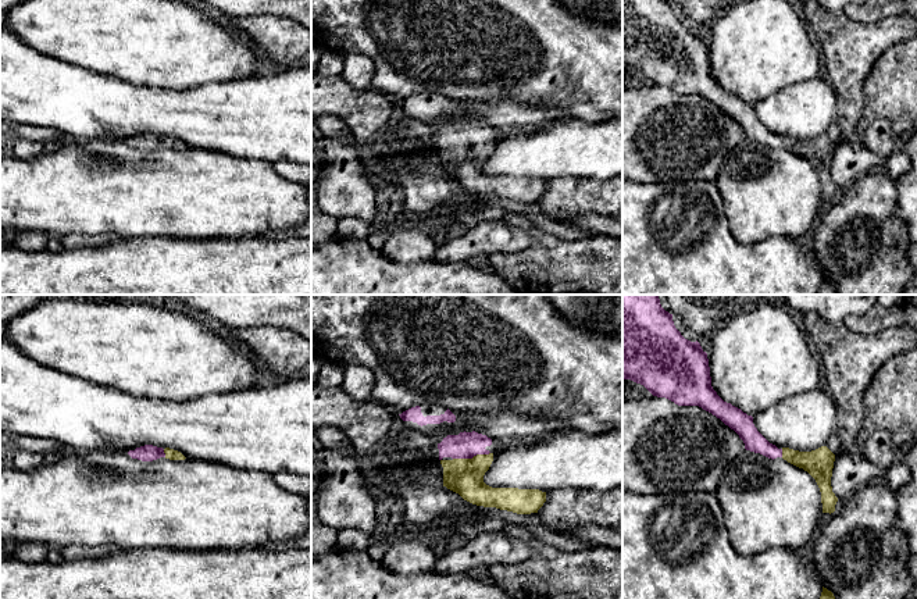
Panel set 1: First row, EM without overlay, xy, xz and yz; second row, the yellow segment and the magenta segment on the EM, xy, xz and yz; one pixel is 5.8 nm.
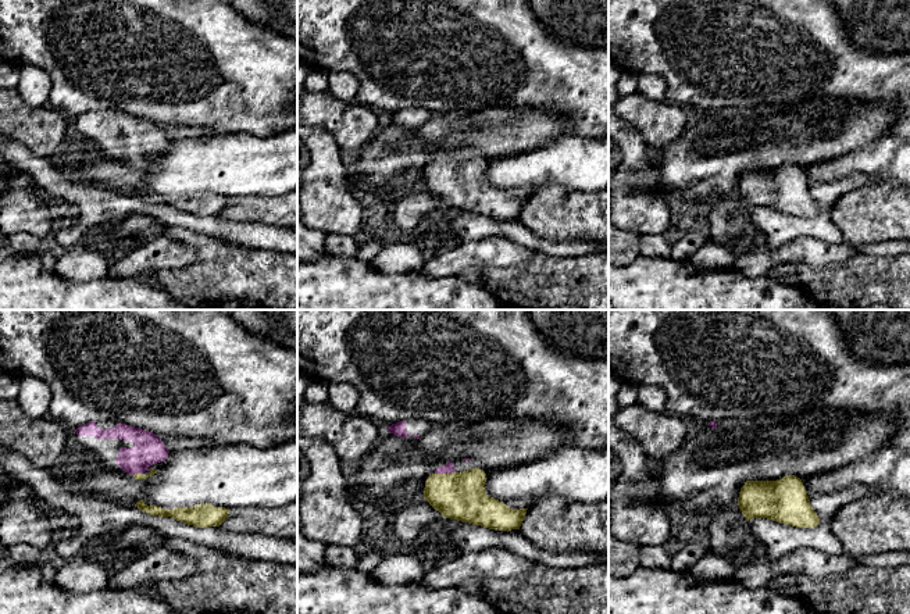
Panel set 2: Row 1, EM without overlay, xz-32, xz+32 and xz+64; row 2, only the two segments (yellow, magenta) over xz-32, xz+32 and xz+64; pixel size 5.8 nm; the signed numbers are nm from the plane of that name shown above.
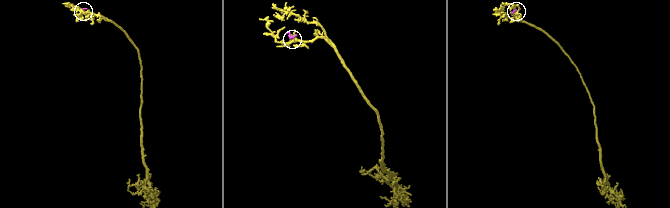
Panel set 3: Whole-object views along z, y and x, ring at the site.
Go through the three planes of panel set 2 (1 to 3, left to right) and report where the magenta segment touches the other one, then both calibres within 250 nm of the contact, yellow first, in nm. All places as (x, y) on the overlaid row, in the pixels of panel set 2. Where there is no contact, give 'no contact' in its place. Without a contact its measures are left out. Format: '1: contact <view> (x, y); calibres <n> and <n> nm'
1: contact xz-32 (136, 474); calibres 40 and 180 nm
2: contact xz+32 (443, 474); calibres 280 and 60 nm
3: no contact

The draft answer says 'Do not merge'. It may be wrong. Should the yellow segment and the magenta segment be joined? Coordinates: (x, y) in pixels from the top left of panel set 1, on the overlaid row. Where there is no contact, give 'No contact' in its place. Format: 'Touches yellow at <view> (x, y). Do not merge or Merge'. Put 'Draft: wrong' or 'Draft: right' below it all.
Touches yellow at xz (473, 457). Merge
Draft: wrong

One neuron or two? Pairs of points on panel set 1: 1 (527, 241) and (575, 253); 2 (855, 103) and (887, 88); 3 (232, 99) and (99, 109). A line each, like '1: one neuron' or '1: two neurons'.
1: two neurons
2: two neurons
3: one neuron

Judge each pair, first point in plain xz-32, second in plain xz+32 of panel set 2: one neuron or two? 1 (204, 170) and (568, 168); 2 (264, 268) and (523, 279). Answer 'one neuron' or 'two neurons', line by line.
1: one neuron
2: one neuron

